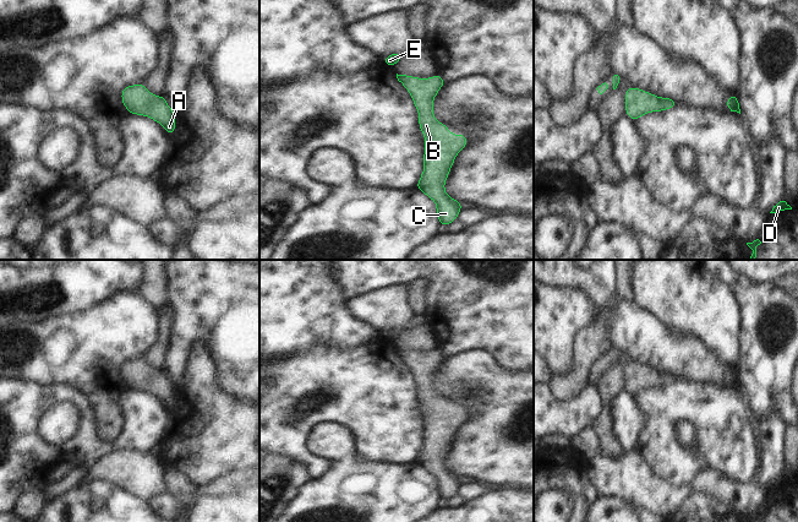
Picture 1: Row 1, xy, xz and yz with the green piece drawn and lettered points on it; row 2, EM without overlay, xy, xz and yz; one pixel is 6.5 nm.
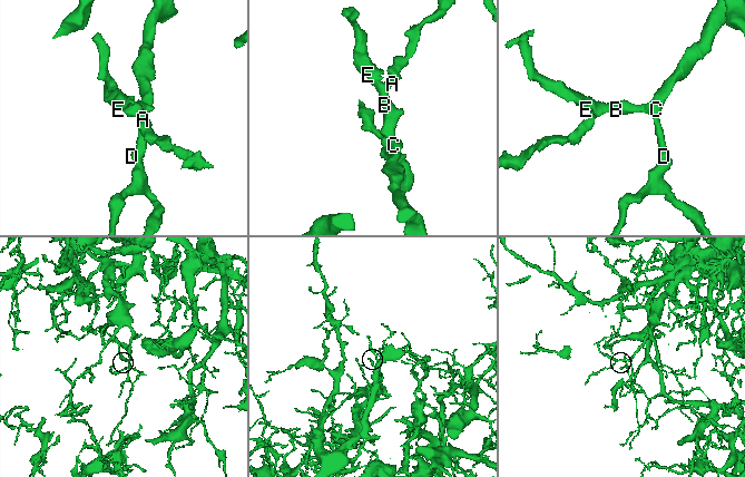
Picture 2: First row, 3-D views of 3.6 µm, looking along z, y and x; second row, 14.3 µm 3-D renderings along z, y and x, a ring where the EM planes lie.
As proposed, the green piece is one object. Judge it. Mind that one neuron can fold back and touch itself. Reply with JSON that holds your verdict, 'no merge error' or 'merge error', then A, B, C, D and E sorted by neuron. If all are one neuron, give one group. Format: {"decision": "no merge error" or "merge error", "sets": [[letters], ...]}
{"decision": "no merge error", "sets": [["A", "B", "C", "D", "E"]]}

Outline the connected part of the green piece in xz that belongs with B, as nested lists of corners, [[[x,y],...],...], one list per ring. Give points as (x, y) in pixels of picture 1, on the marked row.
[[[397,74],[397,78],[414,100],[419,127],[425,136],[423,172],[416,189],[434,201],[436,214],[444,228],[457,221],[463,210],[460,201],[447,195],[444,184],[459,151],[468,146],[468,138],[465,134],[452,134],[446,124],[434,118],[433,100],[446,83],[441,75],[420,78]]]

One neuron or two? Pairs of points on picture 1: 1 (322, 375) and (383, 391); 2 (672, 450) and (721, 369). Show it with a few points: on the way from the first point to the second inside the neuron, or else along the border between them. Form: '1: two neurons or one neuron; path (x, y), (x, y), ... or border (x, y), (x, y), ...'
1: one neuron; path (337, 384), (369, 386)
2: two neurons; border (684, 378), (692, 381), (728, 385)

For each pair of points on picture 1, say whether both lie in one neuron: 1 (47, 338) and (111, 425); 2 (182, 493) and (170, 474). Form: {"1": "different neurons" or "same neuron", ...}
{"1": "same neuron", "2": "same neuron"}

